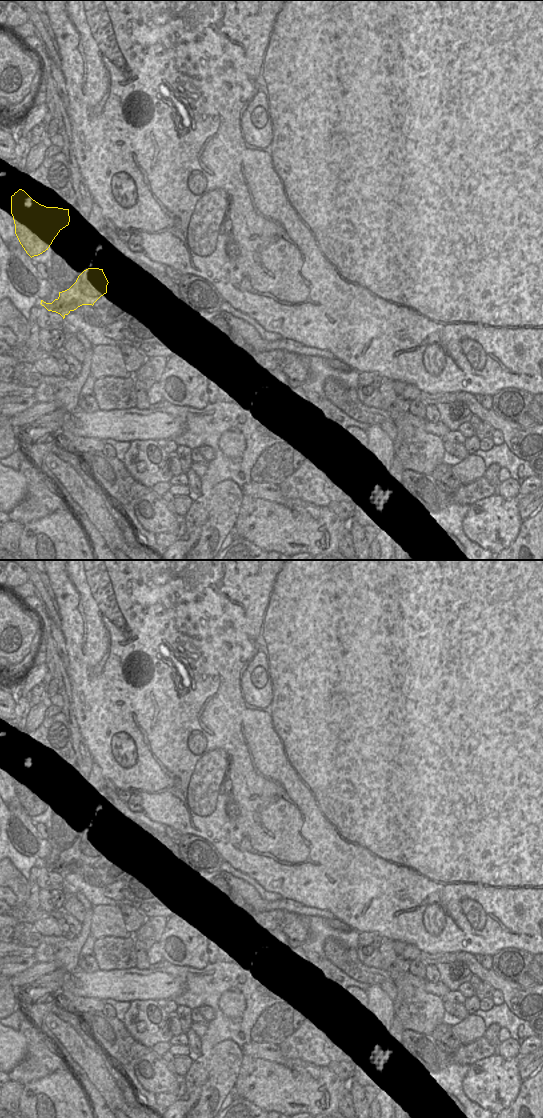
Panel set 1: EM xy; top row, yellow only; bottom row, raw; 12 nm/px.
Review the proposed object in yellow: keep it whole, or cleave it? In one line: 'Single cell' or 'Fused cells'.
Single cell

